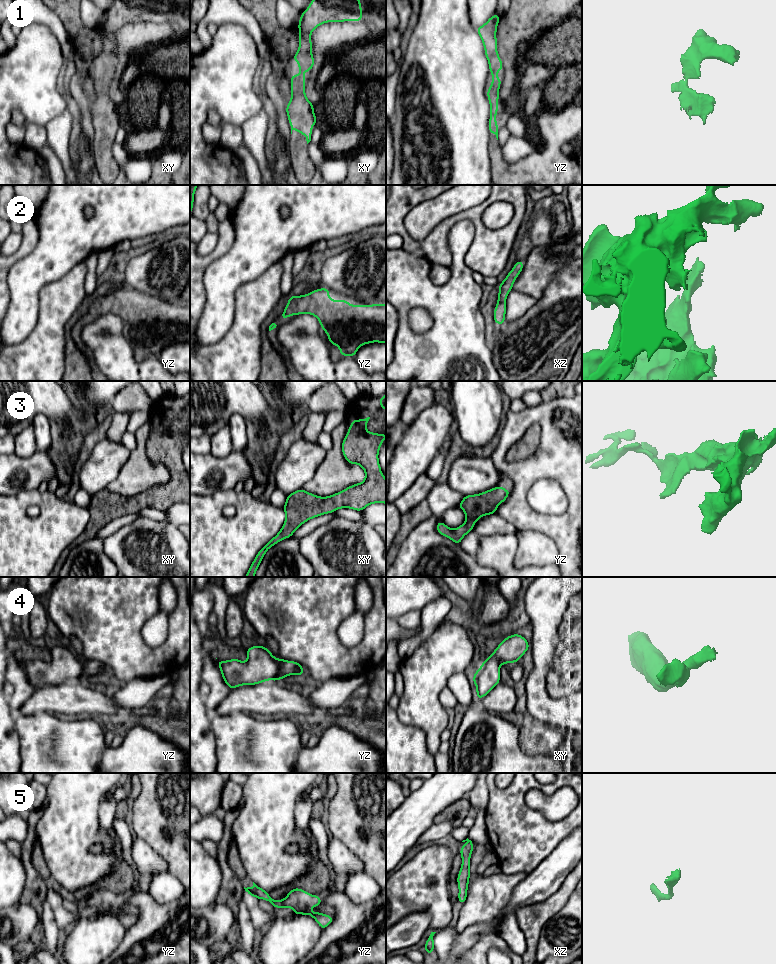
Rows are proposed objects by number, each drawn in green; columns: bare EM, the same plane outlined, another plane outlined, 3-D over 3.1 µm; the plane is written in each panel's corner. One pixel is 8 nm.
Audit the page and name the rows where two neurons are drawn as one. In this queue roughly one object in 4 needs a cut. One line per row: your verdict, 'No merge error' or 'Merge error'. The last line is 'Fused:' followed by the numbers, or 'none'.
1: No merge error
2: No merge error
3: No merge error
4: No merge error
5: No merge error
Fused: none

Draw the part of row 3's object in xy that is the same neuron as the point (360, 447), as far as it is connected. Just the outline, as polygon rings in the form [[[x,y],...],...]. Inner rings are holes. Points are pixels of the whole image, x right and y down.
[[[369,419],[351,420],[342,442],[344,458],[349,464],[358,464],[364,469],[365,480],[327,497],[316,496],[303,488],[288,494],[283,507],[286,515],[283,527],[260,549],[245,577],[254,577],[267,550],[285,538],[290,538],[306,521],[340,508],[362,511],[373,503],[386,504],[386,479],[378,460],[386,434],[367,432]]]

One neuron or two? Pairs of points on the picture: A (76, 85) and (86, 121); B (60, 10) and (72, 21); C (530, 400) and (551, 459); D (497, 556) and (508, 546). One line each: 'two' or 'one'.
A: one
B: one
C: two
D: one

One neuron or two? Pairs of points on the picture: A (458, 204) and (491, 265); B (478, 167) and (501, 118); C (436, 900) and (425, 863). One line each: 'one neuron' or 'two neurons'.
A: two neurons
B: two neurons
C: one neuron

